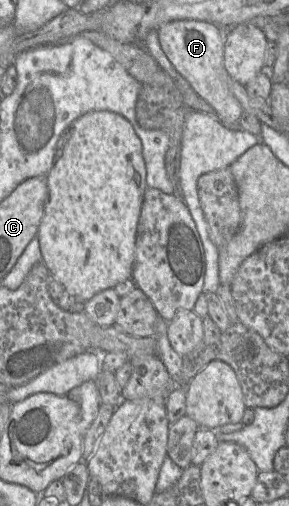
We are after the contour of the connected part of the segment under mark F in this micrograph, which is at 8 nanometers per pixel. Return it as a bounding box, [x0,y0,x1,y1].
[157,20,243,122]

